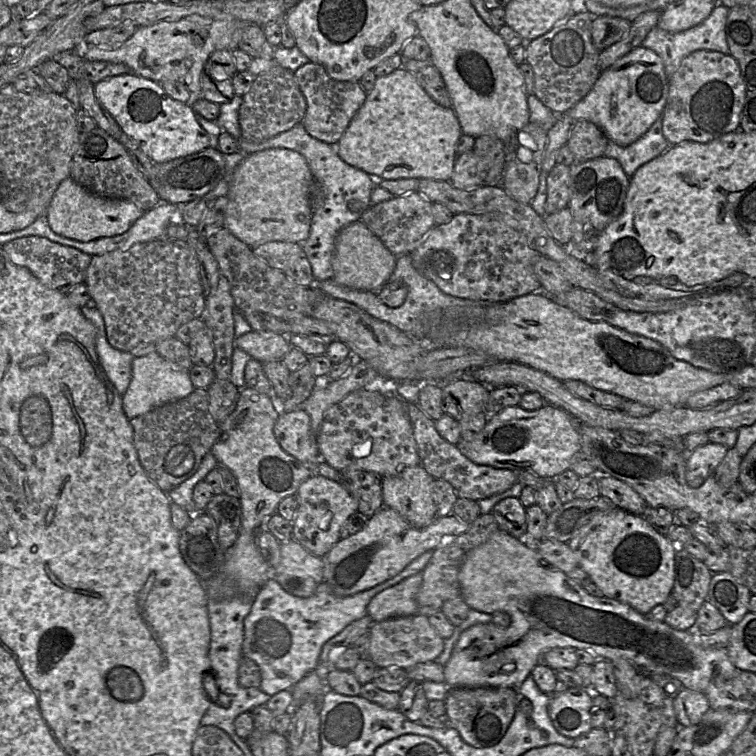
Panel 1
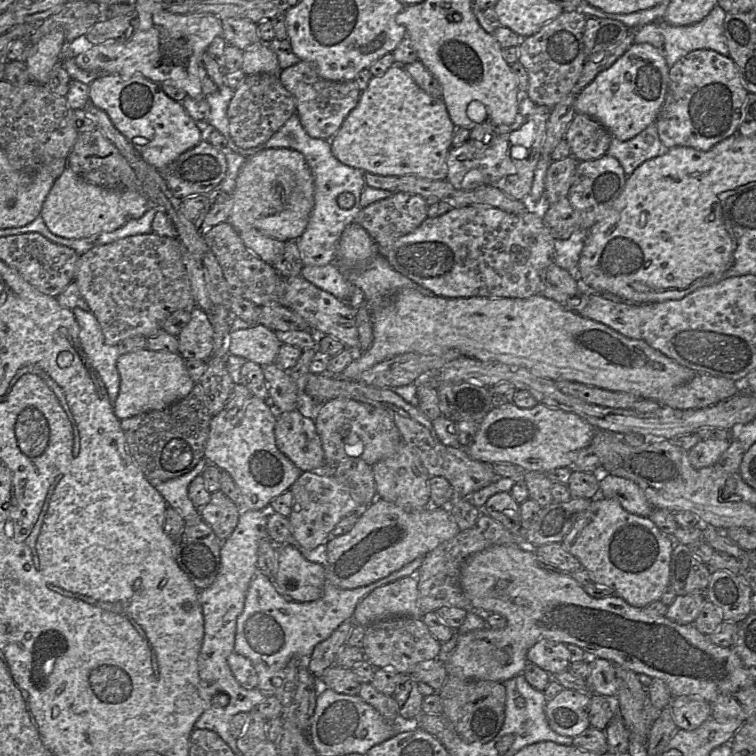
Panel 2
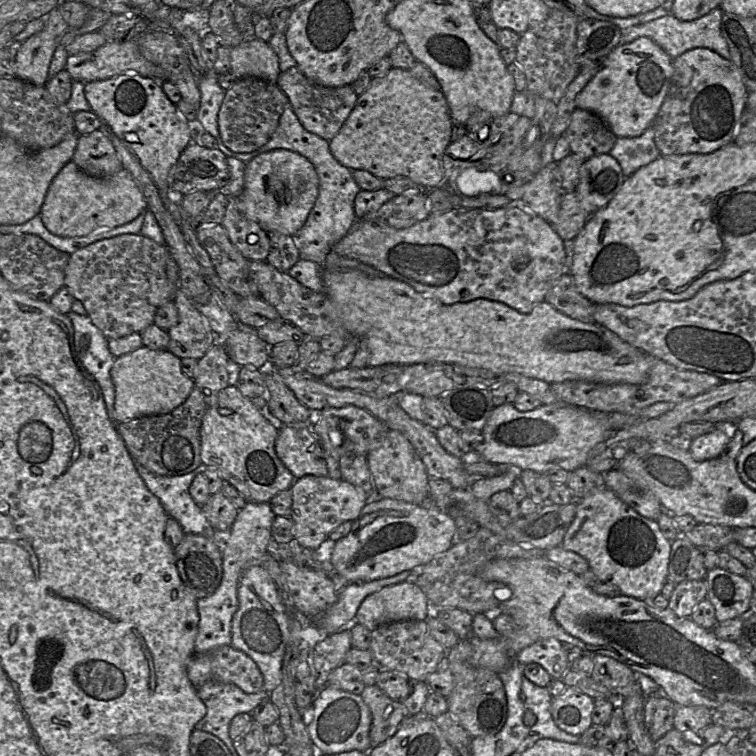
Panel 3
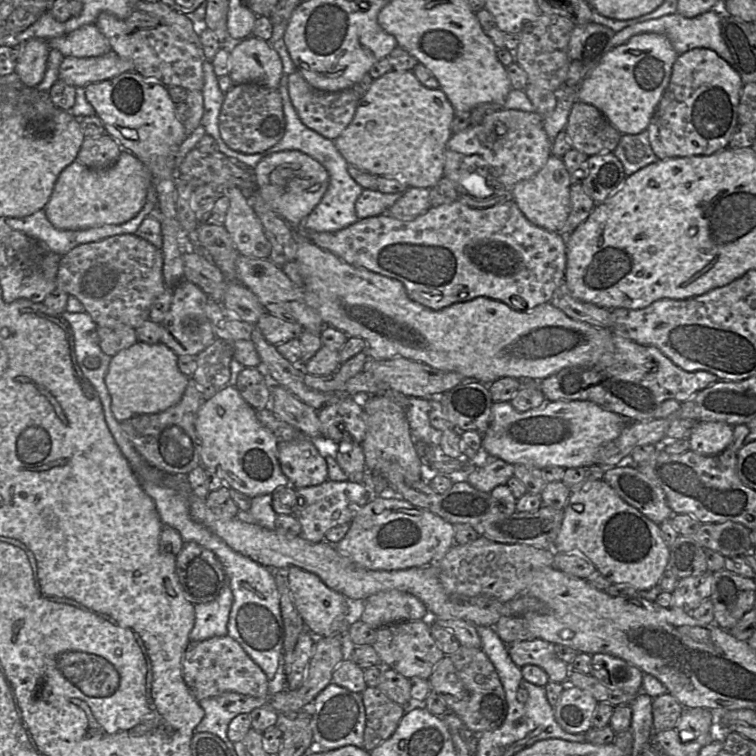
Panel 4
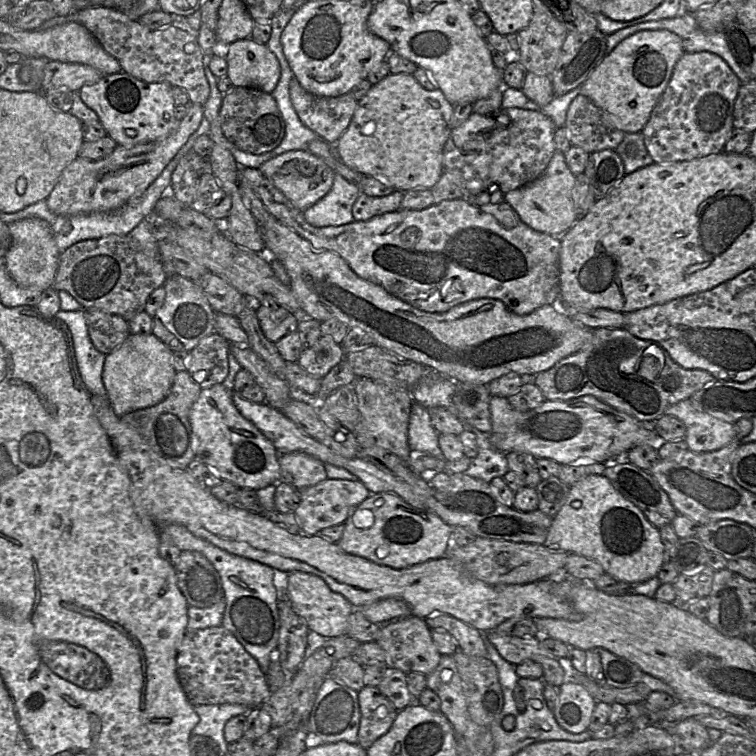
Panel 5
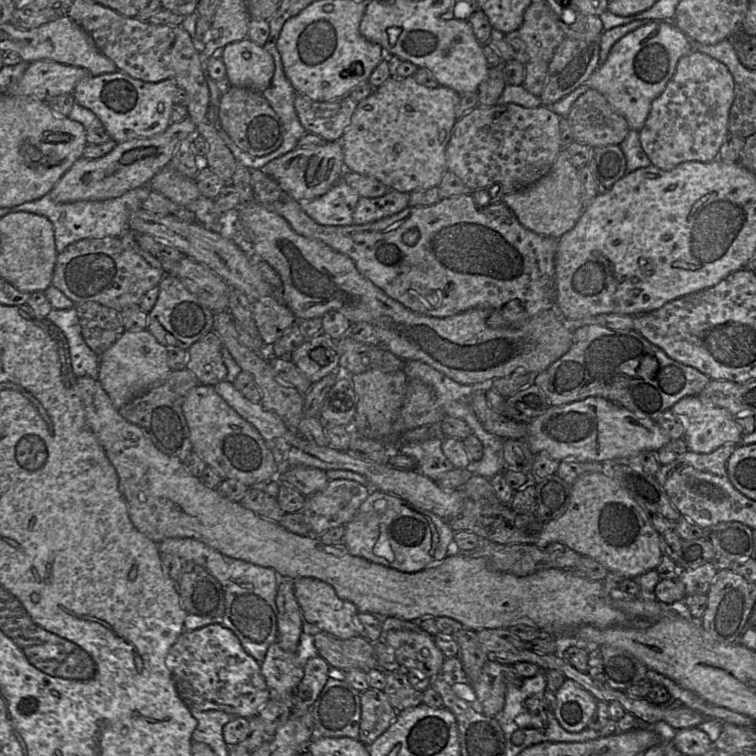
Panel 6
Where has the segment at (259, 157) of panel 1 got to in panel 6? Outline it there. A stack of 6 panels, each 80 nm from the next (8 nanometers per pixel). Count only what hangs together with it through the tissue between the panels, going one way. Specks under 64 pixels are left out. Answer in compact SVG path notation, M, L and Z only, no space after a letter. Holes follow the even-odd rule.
M334 141L315 147L297 147L260 170L274 179L295 201L310 201L327 193L344 173L342 145L340 141Z

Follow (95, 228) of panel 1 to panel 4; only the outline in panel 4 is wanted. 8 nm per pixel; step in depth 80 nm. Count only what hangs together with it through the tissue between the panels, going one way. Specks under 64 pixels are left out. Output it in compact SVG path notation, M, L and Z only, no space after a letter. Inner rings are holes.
M122 150L118 159L106 168L89 168L74 160L58 175L43 210L49 222L59 230L82 230L106 224L121 224L133 218L143 208L150 186L150 171L129 151Z

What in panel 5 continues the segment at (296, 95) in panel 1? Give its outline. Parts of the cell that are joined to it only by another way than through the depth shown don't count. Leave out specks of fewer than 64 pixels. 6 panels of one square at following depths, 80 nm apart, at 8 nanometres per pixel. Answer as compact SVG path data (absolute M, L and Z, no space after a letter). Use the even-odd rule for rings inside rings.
M232 86L223 94L219 122L229 142L243 152L255 155L272 151L285 135L285 123L272 94L255 87Z

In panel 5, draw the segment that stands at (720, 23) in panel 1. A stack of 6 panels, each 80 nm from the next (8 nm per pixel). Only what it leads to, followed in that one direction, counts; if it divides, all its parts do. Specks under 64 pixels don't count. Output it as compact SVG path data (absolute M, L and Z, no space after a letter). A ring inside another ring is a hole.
M685 10L673 18L638 23L608 35L607 54L612 52L612 50L625 38L639 31L660 29L669 30L678 35L682 40L685 52L708 51L714 53L727 63L741 83L746 83L751 80L748 73L739 66L732 55L724 33L702 30L698 26L693 15Z

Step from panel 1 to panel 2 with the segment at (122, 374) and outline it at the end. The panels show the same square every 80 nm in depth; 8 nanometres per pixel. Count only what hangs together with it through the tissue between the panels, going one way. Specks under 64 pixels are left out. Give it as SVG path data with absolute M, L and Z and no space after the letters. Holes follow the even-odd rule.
M76 307L72 311L80 327L79 339L85 356L101 378L113 404L120 387L120 376L116 367L120 357L118 347L106 343L101 326L90 310L84 311Z

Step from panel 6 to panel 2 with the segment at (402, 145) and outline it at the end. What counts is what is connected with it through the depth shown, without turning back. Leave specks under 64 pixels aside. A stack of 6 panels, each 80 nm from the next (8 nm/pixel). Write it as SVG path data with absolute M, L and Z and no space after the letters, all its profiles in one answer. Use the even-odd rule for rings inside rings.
M395 64L390 67L382 76L372 77L367 88L361 92L358 104L349 113L344 120L342 126L334 137L330 140L332 154L344 165L360 169L365 173L372 173L379 176L395 176L415 175L429 180L446 180L447 178L447 155L452 148L452 139L456 126L450 119L446 105L441 98L434 98L422 90L414 81L414 79L405 71L402 65Z

